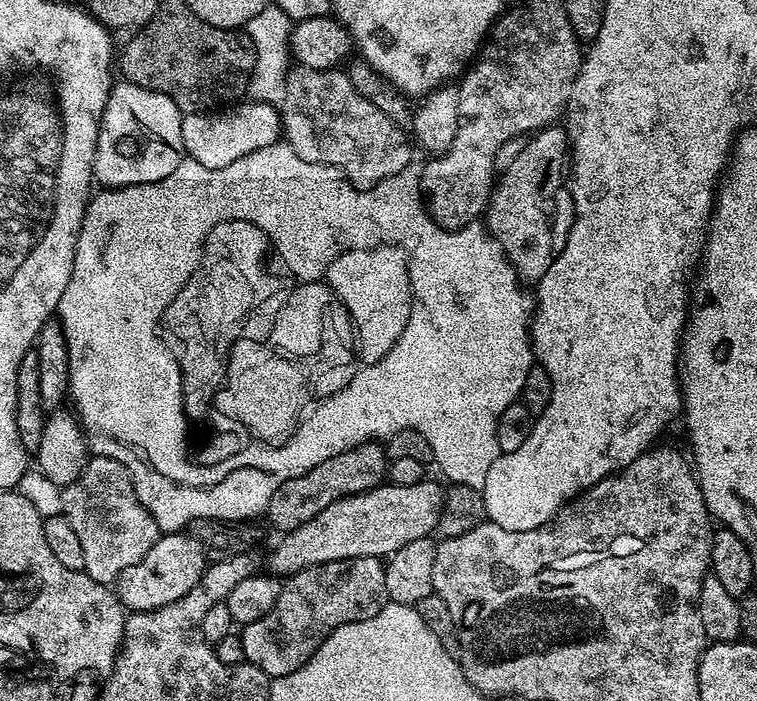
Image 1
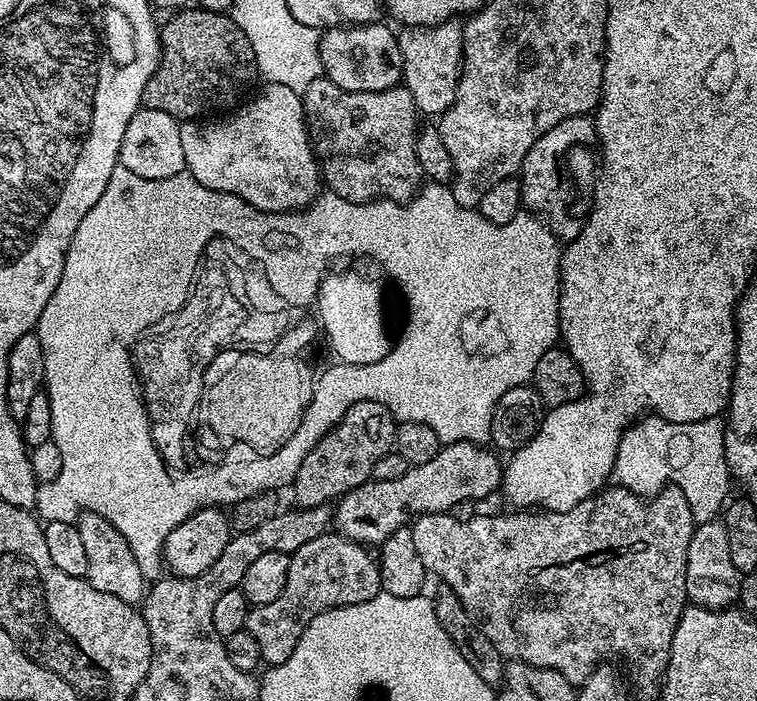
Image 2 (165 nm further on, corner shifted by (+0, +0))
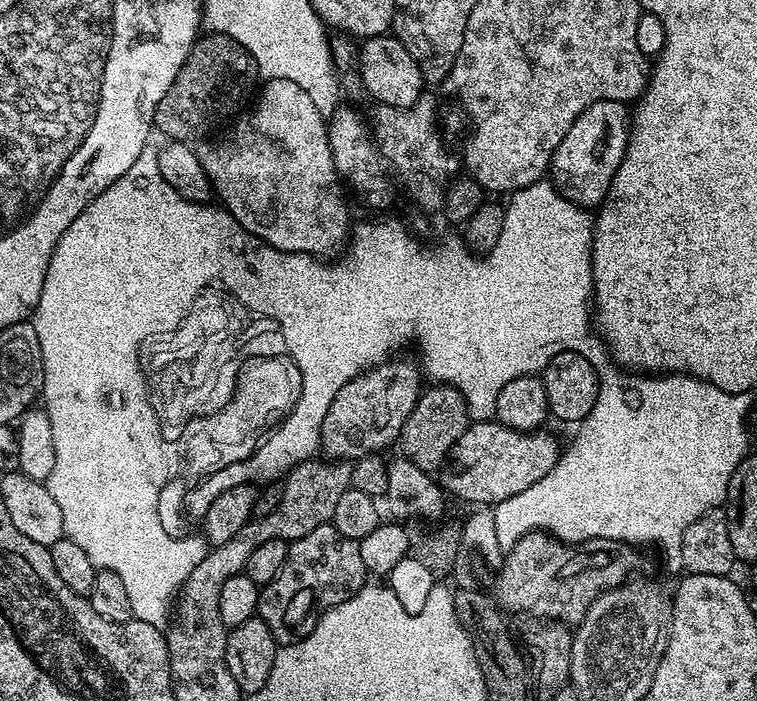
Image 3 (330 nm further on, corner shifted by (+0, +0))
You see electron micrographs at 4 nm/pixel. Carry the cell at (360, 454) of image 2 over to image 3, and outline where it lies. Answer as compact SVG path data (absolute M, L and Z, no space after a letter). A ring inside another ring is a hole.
M389 358L382 364L376 364L360 376L356 376L338 394L334 394L334 402L330 402L330 410L326 410L326 418L322 422L320 431L319 451L329 460L343 460L355 462L363 456L383 453L383 448L388 448L397 443L400 438L400 431L410 418L410 410L418 402L422 391L422 372L415 363L408 360L396 360L400 358Z

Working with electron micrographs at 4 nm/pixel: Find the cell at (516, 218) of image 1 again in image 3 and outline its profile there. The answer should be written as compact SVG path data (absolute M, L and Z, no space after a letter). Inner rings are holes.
M599 100L578 118L574 118L574 126L558 142L558 150L554 150L550 183L570 202L579 208L599 209L608 198L614 174L618 166L622 166L622 158L628 149L628 133L630 131L630 108L622 100Z

